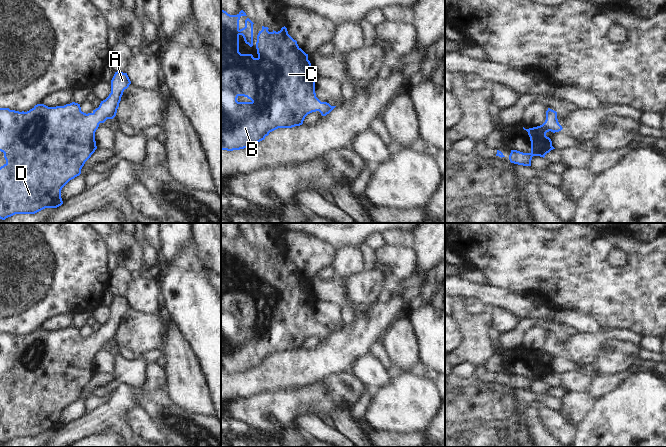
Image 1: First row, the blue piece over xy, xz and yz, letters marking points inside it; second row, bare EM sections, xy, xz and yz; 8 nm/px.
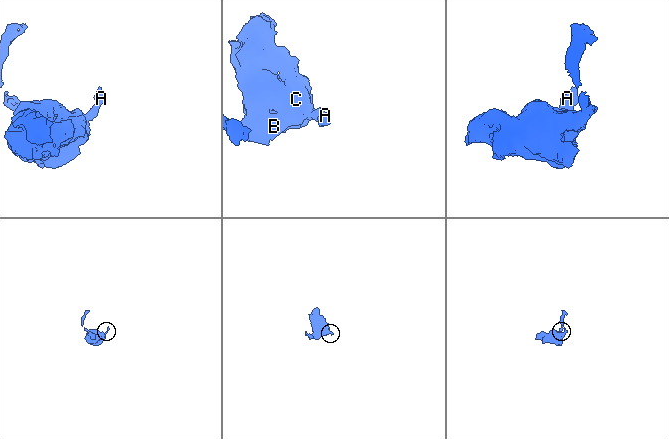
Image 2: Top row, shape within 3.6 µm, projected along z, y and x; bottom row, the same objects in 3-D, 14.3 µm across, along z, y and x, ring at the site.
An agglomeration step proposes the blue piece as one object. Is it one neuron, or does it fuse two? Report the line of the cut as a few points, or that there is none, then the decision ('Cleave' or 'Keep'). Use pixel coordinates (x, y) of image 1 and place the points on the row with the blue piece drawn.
No split. Keep

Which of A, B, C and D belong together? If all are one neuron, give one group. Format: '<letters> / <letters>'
A B C D

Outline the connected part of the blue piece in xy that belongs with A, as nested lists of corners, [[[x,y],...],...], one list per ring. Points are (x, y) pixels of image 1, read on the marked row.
[[[115,72],[111,80],[111,93],[101,101],[98,108],[88,114],[82,112],[80,104],[75,102],[56,107],[37,104],[27,112],[0,108],[0,151],[6,160],[0,167],[0,219],[5,220],[15,214],[35,214],[63,204],[62,188],[81,174],[85,162],[97,149],[95,132],[99,124],[116,116],[123,92],[130,84],[127,73]]]

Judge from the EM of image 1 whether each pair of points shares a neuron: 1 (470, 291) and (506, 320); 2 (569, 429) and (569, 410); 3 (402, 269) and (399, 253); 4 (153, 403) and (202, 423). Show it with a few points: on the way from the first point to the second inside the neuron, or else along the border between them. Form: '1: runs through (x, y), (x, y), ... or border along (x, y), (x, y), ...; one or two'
1: border along (487, 307), (501, 306), (512, 313); two
2: border along (561, 414), (575, 424); two
3: runs through (402, 265), (399, 257); one
4: runs through (165, 412), (172, 413), (175, 416), (190, 418); one

